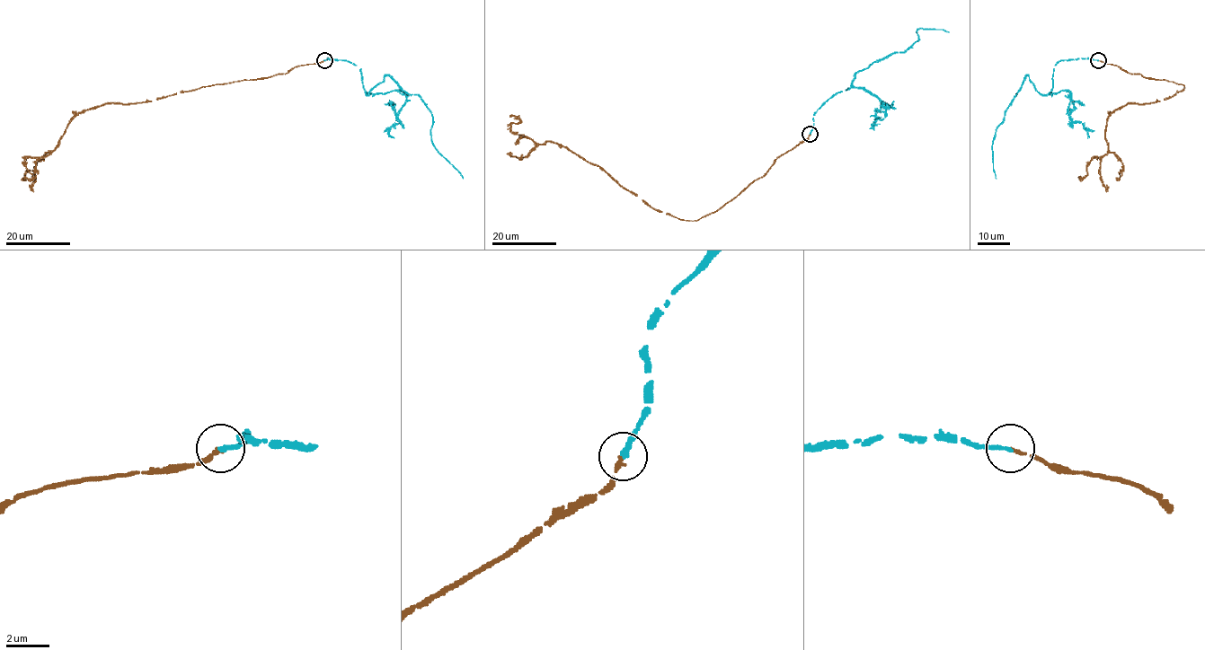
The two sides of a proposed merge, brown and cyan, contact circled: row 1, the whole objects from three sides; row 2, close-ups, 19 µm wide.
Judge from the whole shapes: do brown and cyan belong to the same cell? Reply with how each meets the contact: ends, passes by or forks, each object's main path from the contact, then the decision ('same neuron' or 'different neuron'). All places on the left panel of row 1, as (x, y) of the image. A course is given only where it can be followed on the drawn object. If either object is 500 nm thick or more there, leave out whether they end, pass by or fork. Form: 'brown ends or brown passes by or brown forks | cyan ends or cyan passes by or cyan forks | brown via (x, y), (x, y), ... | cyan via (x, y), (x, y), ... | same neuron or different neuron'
brown ends | cyan ends | brown via (323, 60), (268, 77), (84, 109), (71, 120), (51, 152), (24, 158), (24, 165), (33, 177), (24, 176) | cyan via (324, 60), (349, 60), (360, 68), (366, 94), (385, 75), (417, 94), (432, 118), (433, 146), (463, 178) | same neuron

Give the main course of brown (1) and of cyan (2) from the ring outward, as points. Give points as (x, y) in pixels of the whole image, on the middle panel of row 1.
1: (809, 134), (715, 211), (687, 221), (649, 206), (557, 143), (515, 134), (510, 125), (519, 120), (509, 117)
2: (810, 134), (813, 114), (849, 89), (860, 71), (903, 52), (918, 40), (919, 29), (949, 32)

